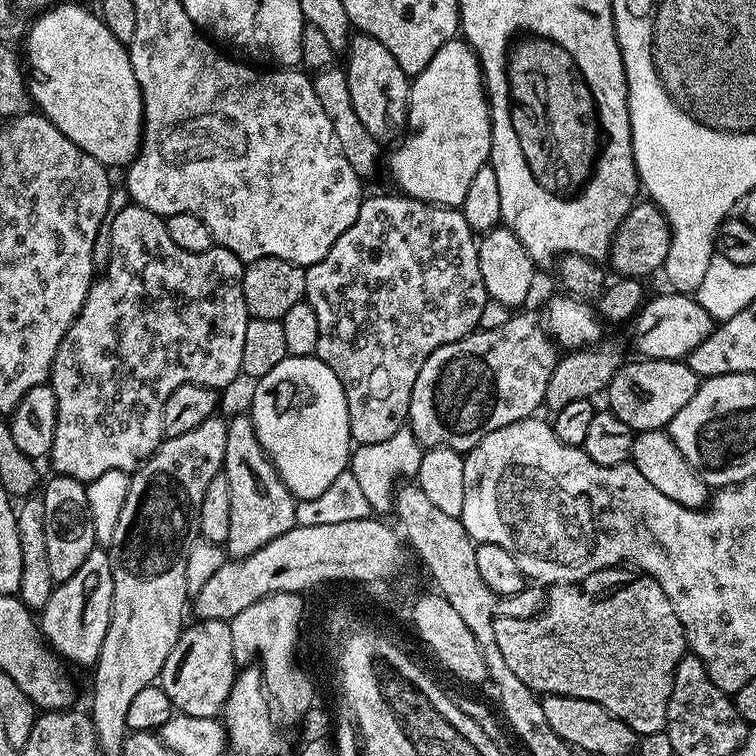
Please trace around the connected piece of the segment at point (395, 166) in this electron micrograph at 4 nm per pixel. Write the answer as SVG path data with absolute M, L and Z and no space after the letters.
M457 38L442 45L434 58L430 58L426 70L422 70L411 81L406 131L396 146L392 157L389 160L387 157L386 168L392 171L400 187L397 189L403 195L424 200L427 204L443 204L445 208L460 207L474 174L478 174L478 170L489 163L492 154L492 116L488 112L488 98L484 91L484 73L480 71L480 60L476 53L463 39Z

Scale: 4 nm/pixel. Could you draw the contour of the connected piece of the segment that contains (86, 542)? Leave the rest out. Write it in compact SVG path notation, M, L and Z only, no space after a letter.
M59 474L51 478L53 480L49 484L47 481L42 488L46 506L46 558L50 561L50 578L56 584L61 584L75 574L78 566L86 562L88 555L98 545L85 481Z

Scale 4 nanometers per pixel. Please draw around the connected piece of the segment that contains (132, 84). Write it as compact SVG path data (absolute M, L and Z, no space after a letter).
M55 4L28 25L22 44L31 103L40 107L39 115L58 126L74 146L86 150L99 164L127 166L140 153L140 139L144 137L144 99L138 78L134 78L134 66L130 66L127 47L106 30L104 21L93 9L91 12L80 4Z

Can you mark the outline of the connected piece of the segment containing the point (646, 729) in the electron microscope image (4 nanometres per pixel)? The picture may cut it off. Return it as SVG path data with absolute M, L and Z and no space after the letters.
M617 566L598 570L575 584L554 584L547 589L544 607L535 616L506 618L501 614L492 621L492 629L510 670L514 670L532 692L598 702L598 706L610 710L614 718L622 718L640 738L667 729L674 674L689 646L670 598L666 598L662 586L652 576Z

